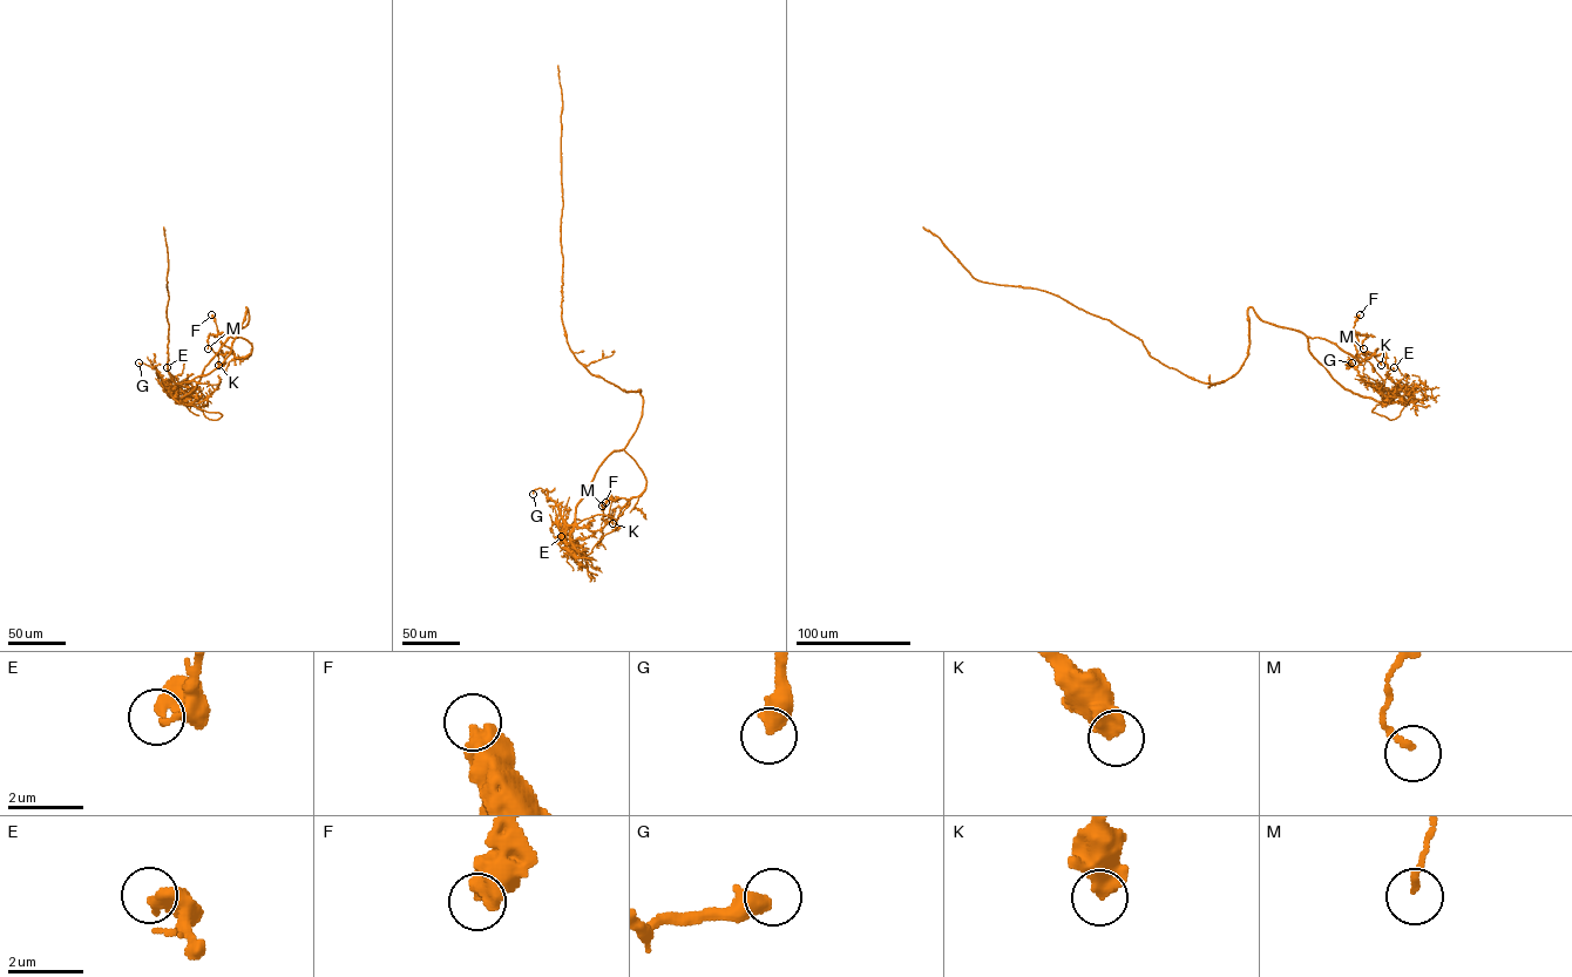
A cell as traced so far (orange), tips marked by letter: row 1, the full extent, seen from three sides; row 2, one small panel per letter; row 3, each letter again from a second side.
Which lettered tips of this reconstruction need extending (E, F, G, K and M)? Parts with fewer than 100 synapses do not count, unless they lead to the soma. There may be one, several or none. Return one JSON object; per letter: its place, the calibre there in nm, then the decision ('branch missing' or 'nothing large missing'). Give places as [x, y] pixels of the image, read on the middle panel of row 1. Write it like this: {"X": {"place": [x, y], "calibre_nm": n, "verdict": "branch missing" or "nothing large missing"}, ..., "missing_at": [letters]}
{"E": {"place": [561, 536], "calibre_nm": 500, "verdict": "nothing large missing"}, "F": {"place": [605, 502], "calibre_nm": 550, "verdict": "nothing large missing"}, "G": {"place": [533, 494], "calibre_nm": 500, "verdict": "nothing large missing"}, "K": {"place": [612, 523], "calibre_nm": 600, "verdict": "nothing large missing"}, "M": {"place": [602, 506], "calibre_nm": 160, "verdict": "nothing large missing"}, "missing_at": []}

